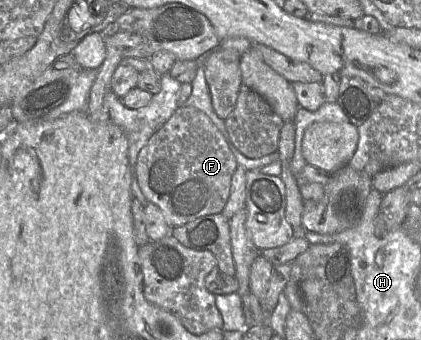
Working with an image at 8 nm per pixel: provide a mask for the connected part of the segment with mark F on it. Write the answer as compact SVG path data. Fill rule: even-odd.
M180 105L139 151L135 176L147 202L158 206L166 223L174 228L202 216L221 213L229 198L231 179L237 167L224 136L210 118L195 107Z

